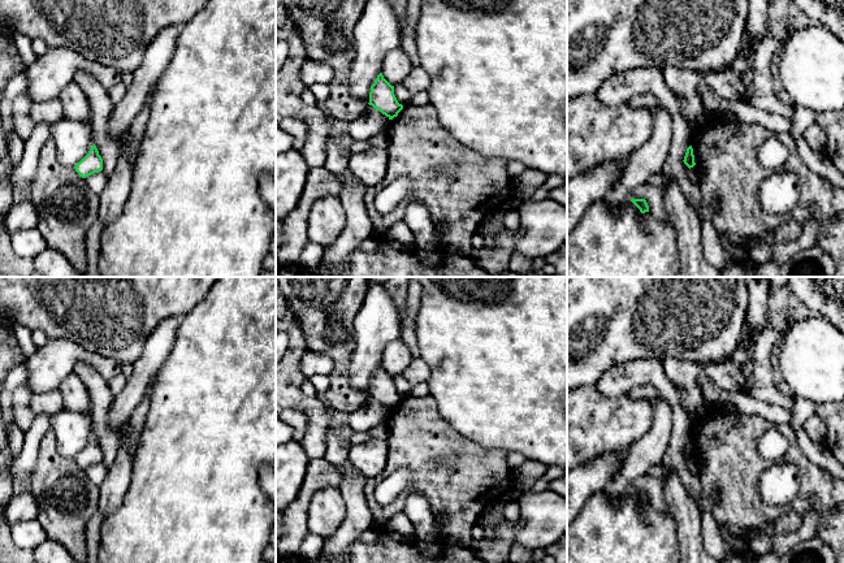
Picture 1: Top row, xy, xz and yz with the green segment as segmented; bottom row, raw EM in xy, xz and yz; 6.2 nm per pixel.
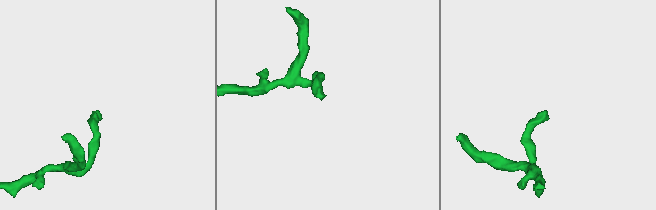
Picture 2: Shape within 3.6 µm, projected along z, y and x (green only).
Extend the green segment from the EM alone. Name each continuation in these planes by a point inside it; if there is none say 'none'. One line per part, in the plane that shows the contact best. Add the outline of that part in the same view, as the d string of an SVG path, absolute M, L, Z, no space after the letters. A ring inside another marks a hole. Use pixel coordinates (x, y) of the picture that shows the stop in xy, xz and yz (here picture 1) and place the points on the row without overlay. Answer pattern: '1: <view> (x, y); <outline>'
none

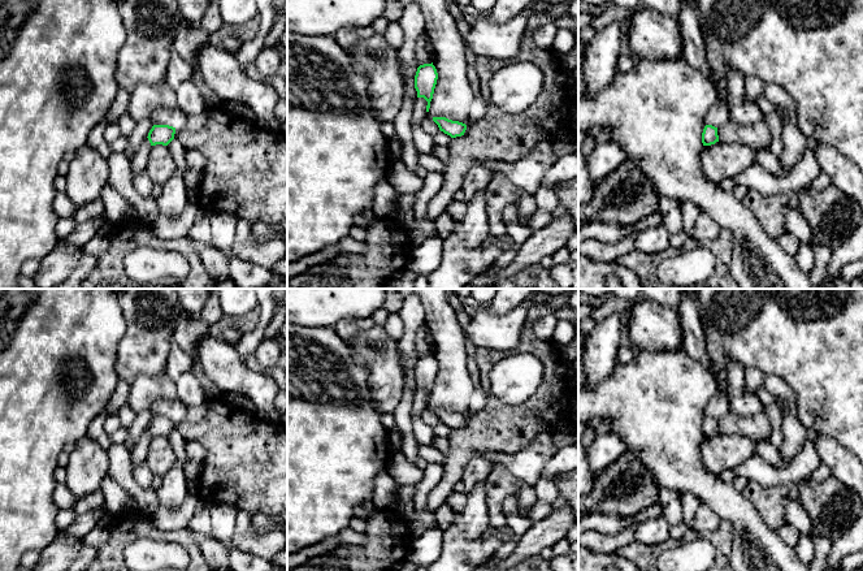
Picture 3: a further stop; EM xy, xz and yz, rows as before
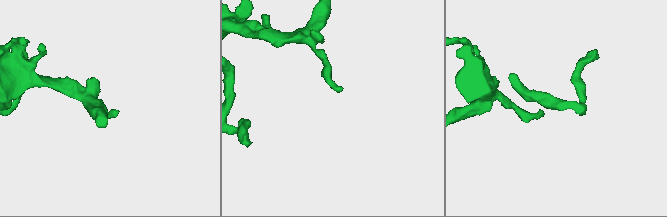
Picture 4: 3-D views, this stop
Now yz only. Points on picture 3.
none

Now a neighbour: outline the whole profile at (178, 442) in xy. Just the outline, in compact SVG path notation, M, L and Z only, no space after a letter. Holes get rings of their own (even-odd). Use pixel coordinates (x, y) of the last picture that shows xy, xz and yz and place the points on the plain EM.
M175 429L168 436L168 438L174 447L177 459L181 462L185 462L186 460L186 451L185 451L186 440Z

